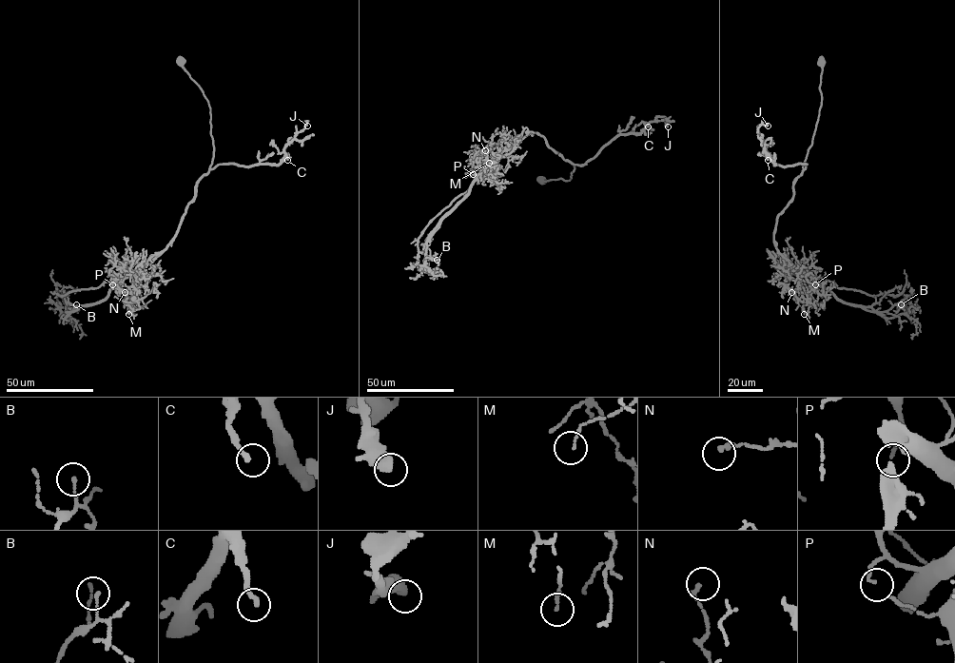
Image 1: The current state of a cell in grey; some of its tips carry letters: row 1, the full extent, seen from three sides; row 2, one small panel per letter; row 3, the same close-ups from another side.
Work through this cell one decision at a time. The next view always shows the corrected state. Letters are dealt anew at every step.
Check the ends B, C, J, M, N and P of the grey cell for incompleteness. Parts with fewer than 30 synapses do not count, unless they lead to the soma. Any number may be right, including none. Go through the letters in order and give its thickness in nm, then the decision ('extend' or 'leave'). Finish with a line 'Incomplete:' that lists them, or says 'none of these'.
B: 90 nm | leave
C: 200 nm | leave
J: 420 nm | leave
M: 120 nm | leave
N: 200 nm | leave
P: 80 nm | leave
Incomplete: none of these

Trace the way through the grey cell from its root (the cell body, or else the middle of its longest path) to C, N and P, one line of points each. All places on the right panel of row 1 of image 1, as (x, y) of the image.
C: (821, 62), (821, 104), (811, 146), (803, 165), (806, 167), (806, 164), (774, 165), (767, 154), (768, 160)
N: (821, 62), (821, 104), (811, 146), (774, 231), (778, 251), (813, 282), (809, 296), (791, 292)
P: (821, 62), (821, 104), (811, 146), (774, 231), (778, 251), (815, 284)

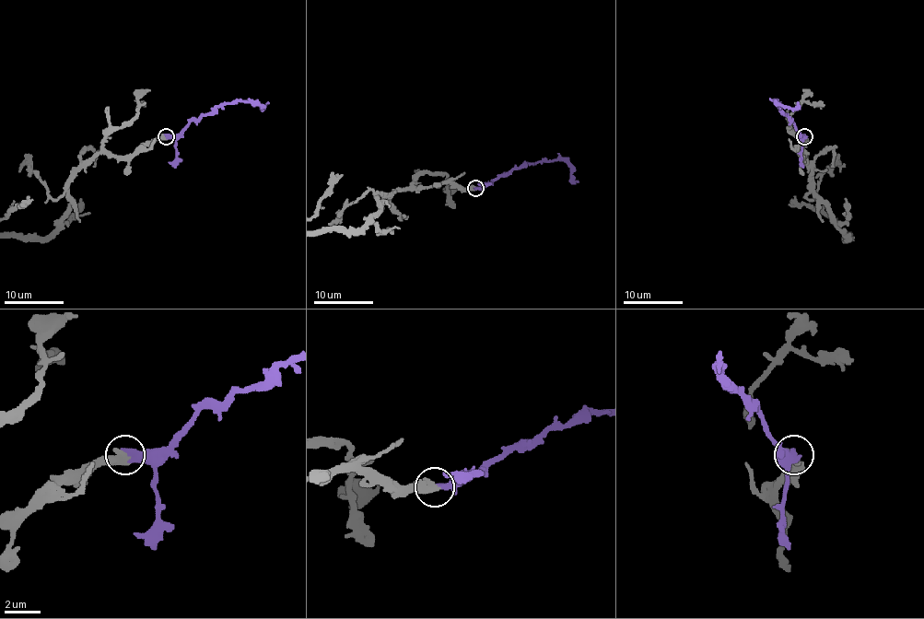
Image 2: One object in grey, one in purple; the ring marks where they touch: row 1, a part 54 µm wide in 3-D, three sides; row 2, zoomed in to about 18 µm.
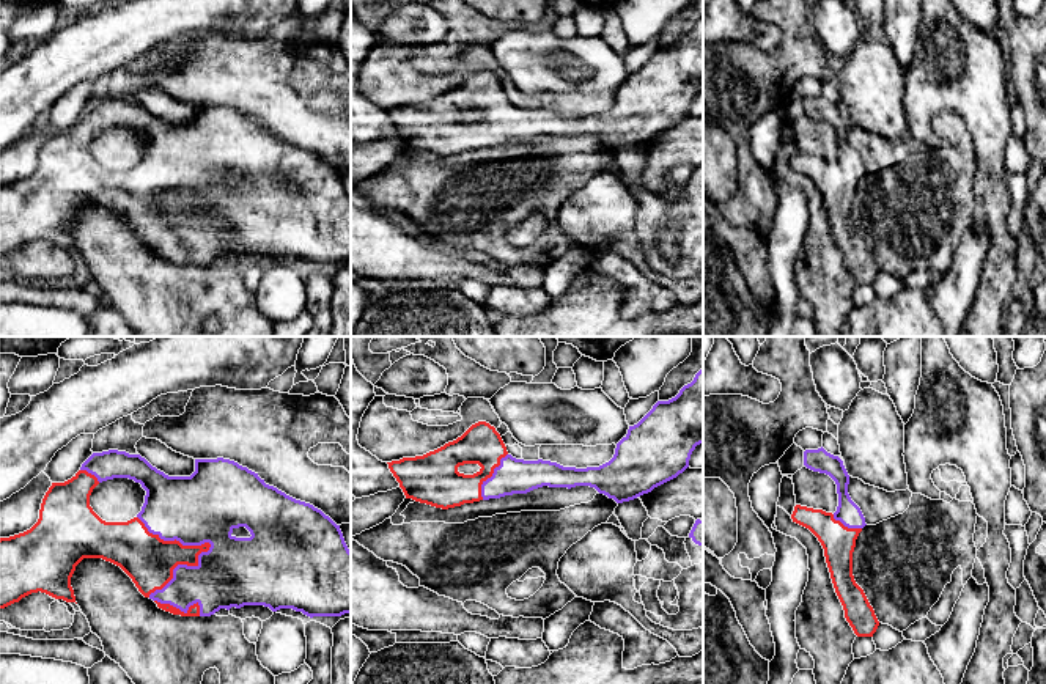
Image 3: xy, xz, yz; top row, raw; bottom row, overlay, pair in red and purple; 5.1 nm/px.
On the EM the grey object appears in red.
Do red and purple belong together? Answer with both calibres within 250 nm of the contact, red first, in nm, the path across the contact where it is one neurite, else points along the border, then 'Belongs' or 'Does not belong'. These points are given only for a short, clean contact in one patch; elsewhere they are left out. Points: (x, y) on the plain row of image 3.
Thickness 170 nm (red) against 360 nm. Belongs

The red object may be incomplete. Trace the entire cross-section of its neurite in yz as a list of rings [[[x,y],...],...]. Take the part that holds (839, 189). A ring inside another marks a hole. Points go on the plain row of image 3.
[[[823,94],[805,97],[804,113],[813,120],[829,123],[835,129],[838,154],[832,162],[796,153],[791,167],[808,176],[821,190],[835,241],[854,281],[857,285],[873,285],[879,269],[864,237],[856,231],[853,223],[856,187],[867,171],[860,156],[848,142],[849,123],[843,108],[827,101]]]

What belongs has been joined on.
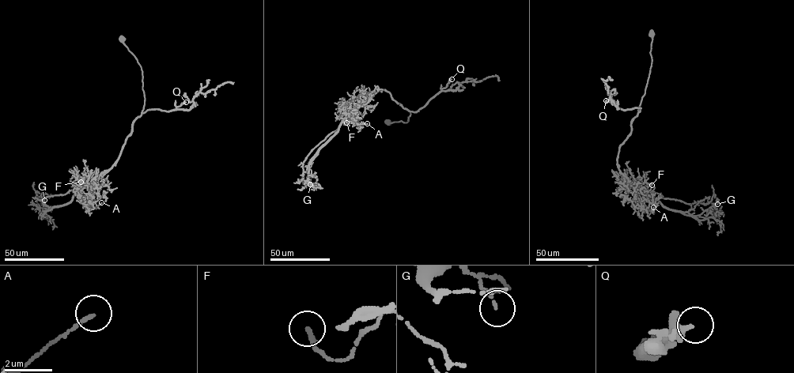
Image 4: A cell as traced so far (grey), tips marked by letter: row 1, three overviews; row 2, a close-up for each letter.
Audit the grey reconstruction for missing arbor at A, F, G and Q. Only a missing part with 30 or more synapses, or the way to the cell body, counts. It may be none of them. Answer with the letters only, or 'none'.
none

